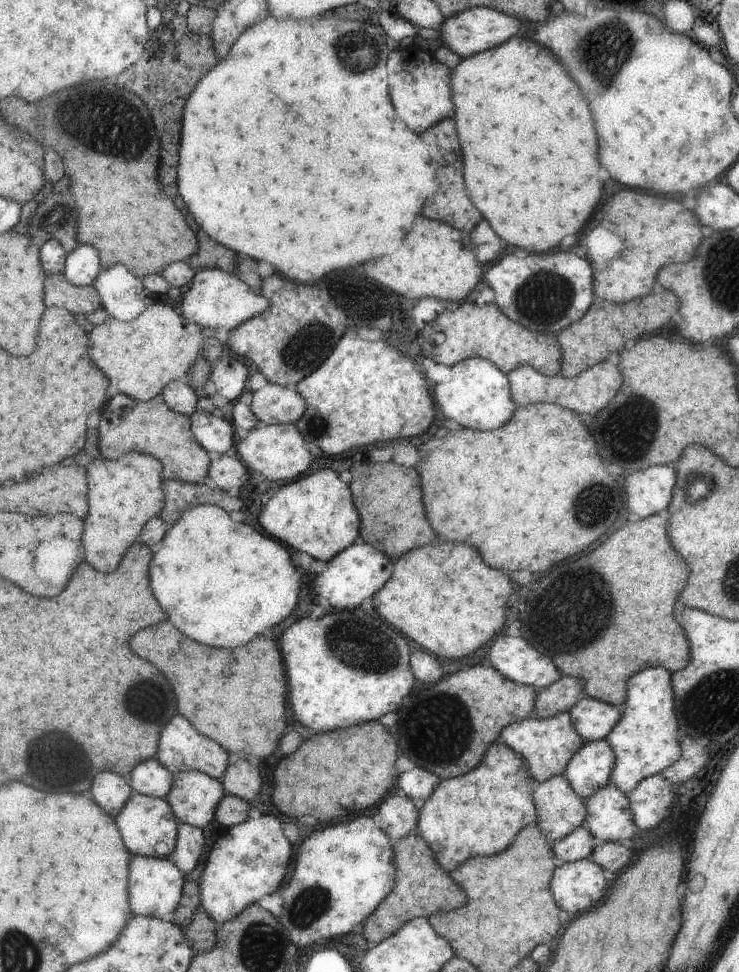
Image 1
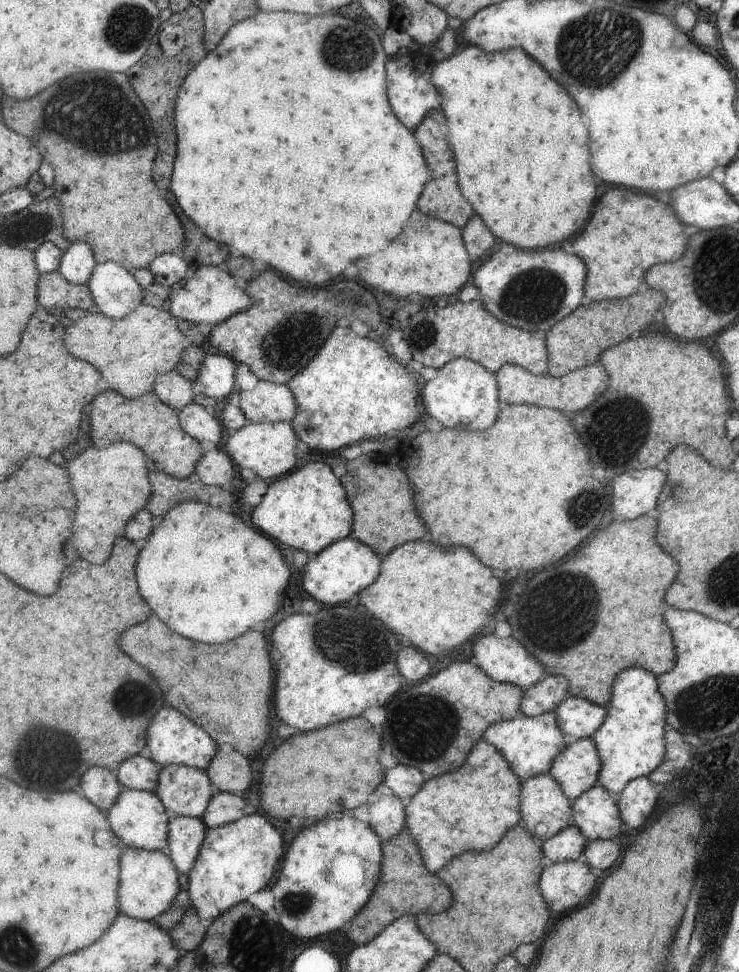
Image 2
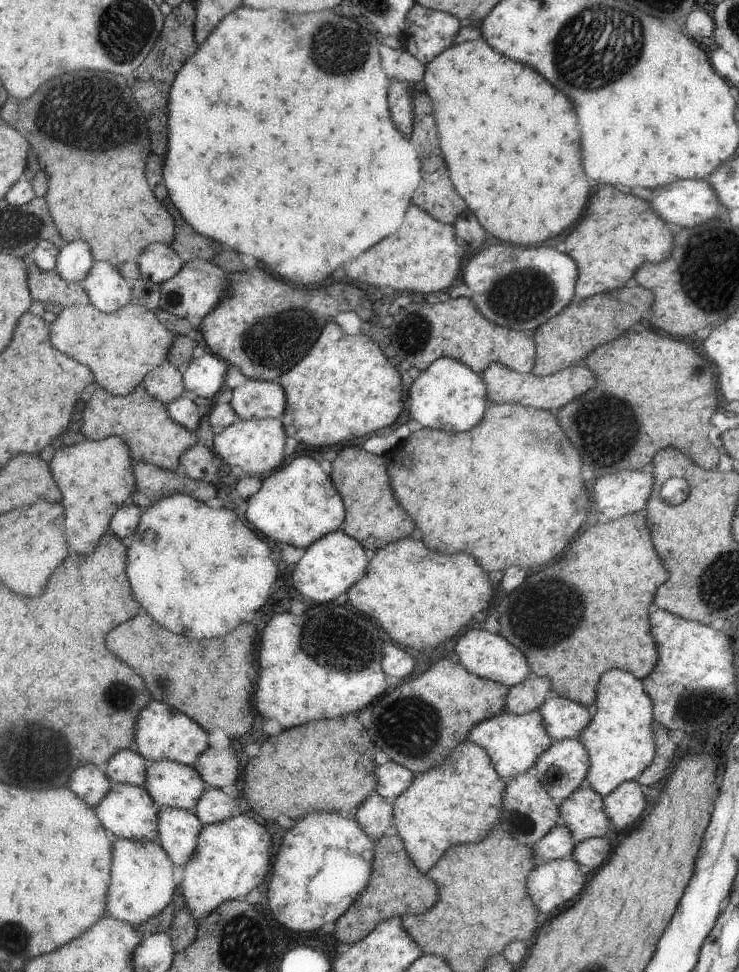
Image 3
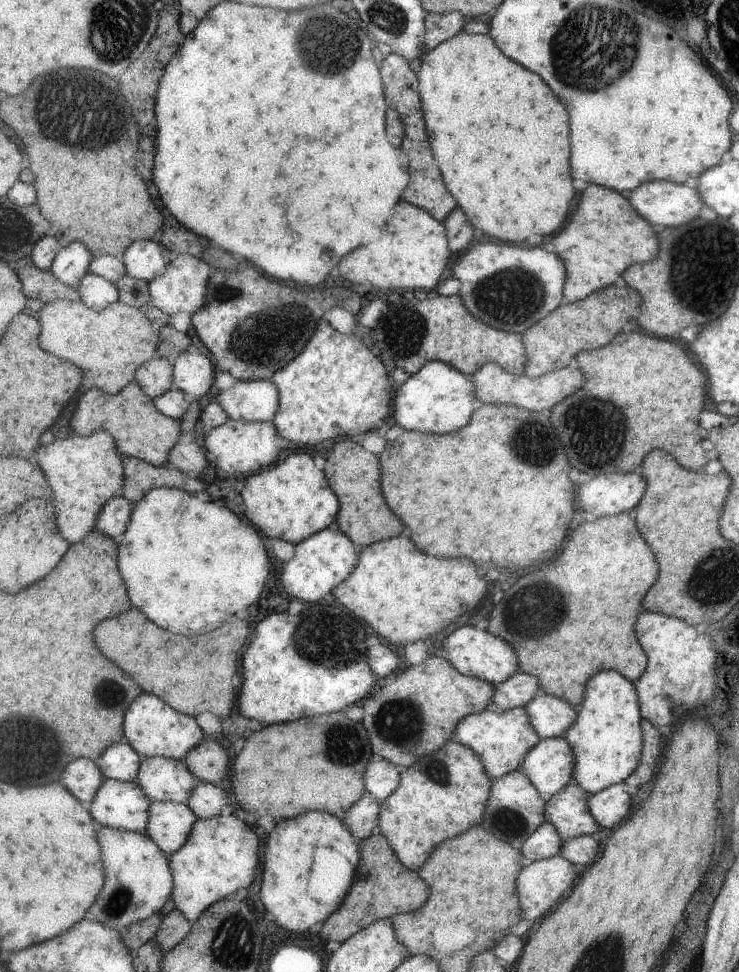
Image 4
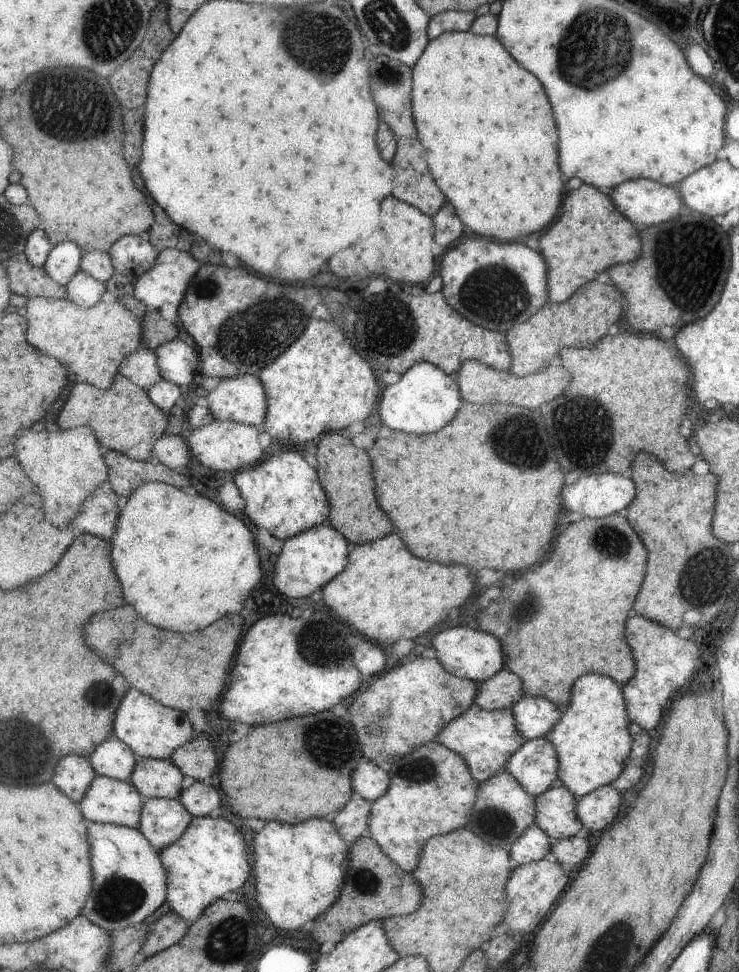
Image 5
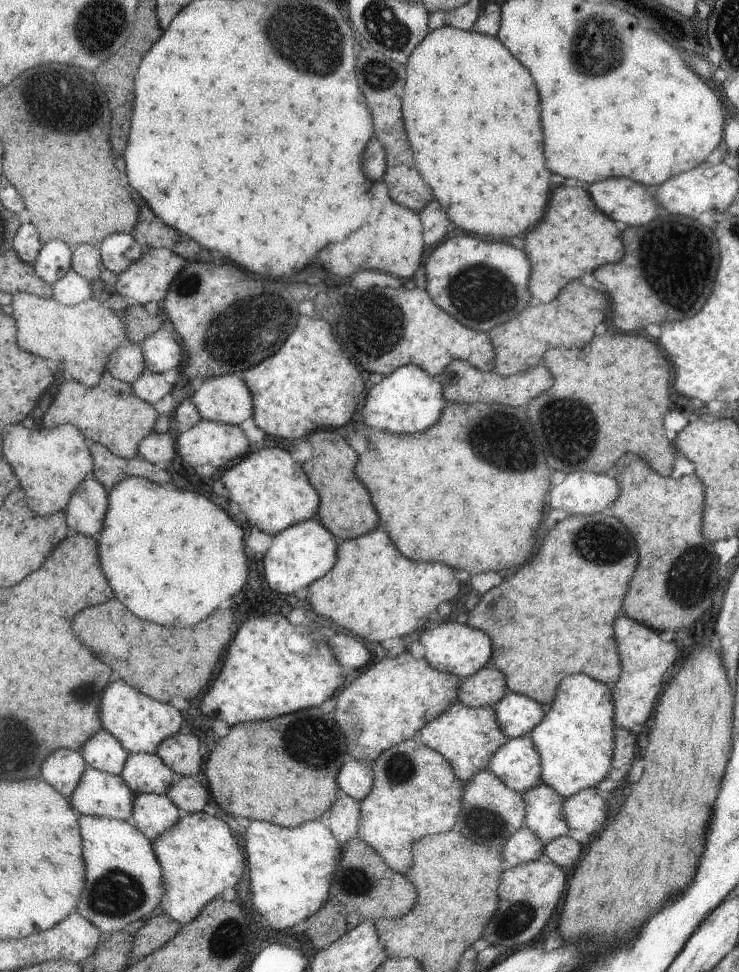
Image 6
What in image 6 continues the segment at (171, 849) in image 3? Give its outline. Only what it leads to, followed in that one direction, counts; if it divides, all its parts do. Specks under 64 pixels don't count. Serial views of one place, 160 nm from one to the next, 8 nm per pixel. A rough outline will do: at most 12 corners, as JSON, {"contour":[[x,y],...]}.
{"contour":[[167,795],[137,796],[133,823],[153,842],[185,816]]}

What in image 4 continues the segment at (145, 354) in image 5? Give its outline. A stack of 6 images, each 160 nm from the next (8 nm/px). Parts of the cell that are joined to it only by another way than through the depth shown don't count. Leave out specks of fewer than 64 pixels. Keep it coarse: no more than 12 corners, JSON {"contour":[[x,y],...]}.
{"contour":[[172,359],[137,368],[136,381],[152,399],[173,387]]}

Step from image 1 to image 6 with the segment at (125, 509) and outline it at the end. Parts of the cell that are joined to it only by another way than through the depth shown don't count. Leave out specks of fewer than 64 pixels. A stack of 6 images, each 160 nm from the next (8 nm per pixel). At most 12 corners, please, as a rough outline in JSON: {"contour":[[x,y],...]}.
{"contour":[[74,424],[5,428],[5,458],[38,515],[95,470]]}

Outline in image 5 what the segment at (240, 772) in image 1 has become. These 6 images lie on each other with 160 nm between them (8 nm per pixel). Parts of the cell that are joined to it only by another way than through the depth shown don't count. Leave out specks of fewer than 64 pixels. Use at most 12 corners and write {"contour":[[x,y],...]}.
{"contour":[[201,736],[180,746],[171,760],[195,781],[211,778],[219,756]]}

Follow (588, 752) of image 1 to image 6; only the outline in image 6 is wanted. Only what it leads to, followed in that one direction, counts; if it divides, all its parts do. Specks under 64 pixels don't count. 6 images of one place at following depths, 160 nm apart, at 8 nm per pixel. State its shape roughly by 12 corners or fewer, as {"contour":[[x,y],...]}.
{"contour":[[511,737],[487,769],[520,794],[542,784],[540,751]]}

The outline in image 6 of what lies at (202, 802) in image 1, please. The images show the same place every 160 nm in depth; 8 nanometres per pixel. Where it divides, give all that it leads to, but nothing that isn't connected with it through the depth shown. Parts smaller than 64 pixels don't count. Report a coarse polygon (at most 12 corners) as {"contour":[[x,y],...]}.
{"contour":[[130,753],[121,775],[137,796],[183,777],[157,753]]}

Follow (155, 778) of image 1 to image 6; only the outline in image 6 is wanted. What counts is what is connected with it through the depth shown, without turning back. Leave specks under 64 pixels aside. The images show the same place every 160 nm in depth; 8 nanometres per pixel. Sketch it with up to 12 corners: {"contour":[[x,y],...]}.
{"contour":[[105,728],[81,751],[89,766],[122,774],[131,753]]}

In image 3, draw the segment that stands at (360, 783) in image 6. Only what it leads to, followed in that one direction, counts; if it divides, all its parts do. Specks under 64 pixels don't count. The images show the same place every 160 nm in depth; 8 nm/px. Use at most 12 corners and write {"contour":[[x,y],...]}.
{"contour":[[396,762],[379,765],[376,794],[393,800],[416,776]]}

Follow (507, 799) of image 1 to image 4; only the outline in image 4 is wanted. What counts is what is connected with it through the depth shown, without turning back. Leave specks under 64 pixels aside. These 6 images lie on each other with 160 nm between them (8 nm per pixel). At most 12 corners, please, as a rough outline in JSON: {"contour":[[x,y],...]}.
{"contour":[[449,740],[399,769],[379,832],[417,872],[481,822],[491,785]]}

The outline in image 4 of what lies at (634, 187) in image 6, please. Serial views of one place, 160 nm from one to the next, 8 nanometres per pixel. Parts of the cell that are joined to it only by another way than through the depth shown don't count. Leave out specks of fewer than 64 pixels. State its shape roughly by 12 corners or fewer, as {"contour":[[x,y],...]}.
{"contour":[[647,181],[628,201],[649,224],[679,226],[703,201],[691,183]]}

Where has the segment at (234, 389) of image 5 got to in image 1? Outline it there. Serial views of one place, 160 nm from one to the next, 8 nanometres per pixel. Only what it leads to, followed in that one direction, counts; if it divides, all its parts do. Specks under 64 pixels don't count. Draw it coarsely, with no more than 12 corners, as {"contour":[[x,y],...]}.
{"contour":[[268,382],[250,407],[263,424],[297,424],[308,404],[296,389]]}

